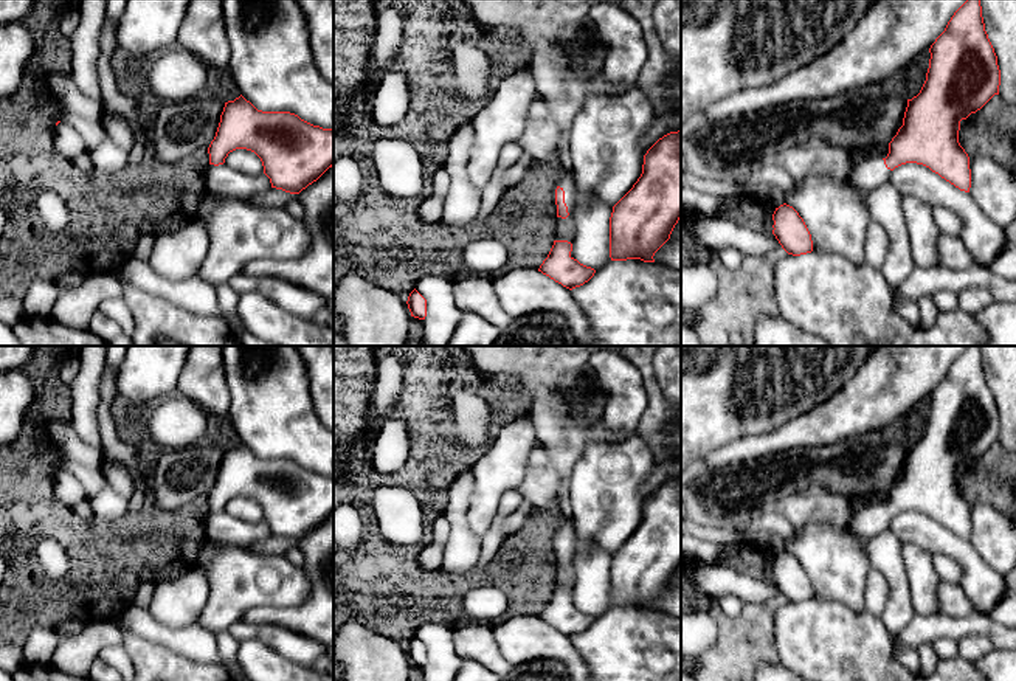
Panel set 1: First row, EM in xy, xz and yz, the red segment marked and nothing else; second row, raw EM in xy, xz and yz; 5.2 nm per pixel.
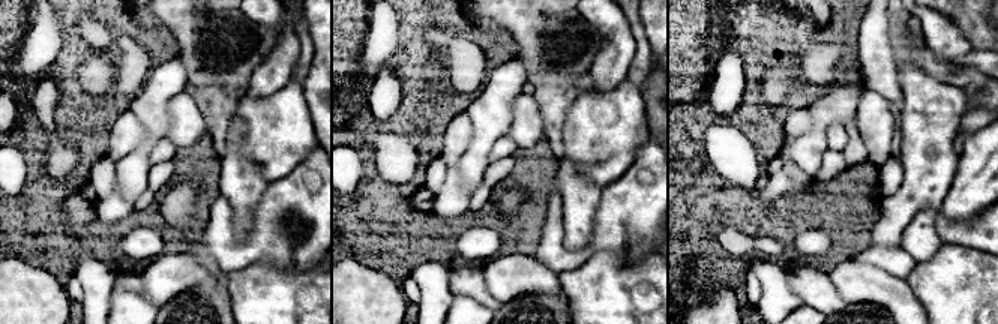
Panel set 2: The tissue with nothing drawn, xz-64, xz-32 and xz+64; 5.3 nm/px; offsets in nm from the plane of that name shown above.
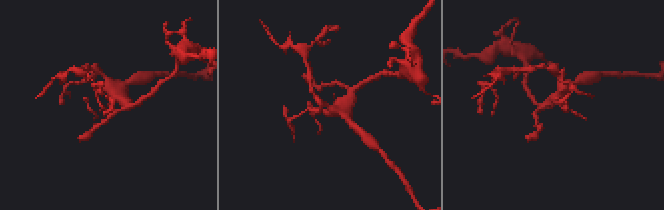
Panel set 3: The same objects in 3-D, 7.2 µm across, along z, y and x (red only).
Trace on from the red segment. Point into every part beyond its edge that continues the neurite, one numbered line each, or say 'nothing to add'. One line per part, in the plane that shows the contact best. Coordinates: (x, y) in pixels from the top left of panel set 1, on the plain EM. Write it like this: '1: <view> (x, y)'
1: xz (568, 528)

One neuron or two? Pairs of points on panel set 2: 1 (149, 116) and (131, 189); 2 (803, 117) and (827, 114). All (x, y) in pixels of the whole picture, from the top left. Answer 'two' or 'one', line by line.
1: one
2: two

